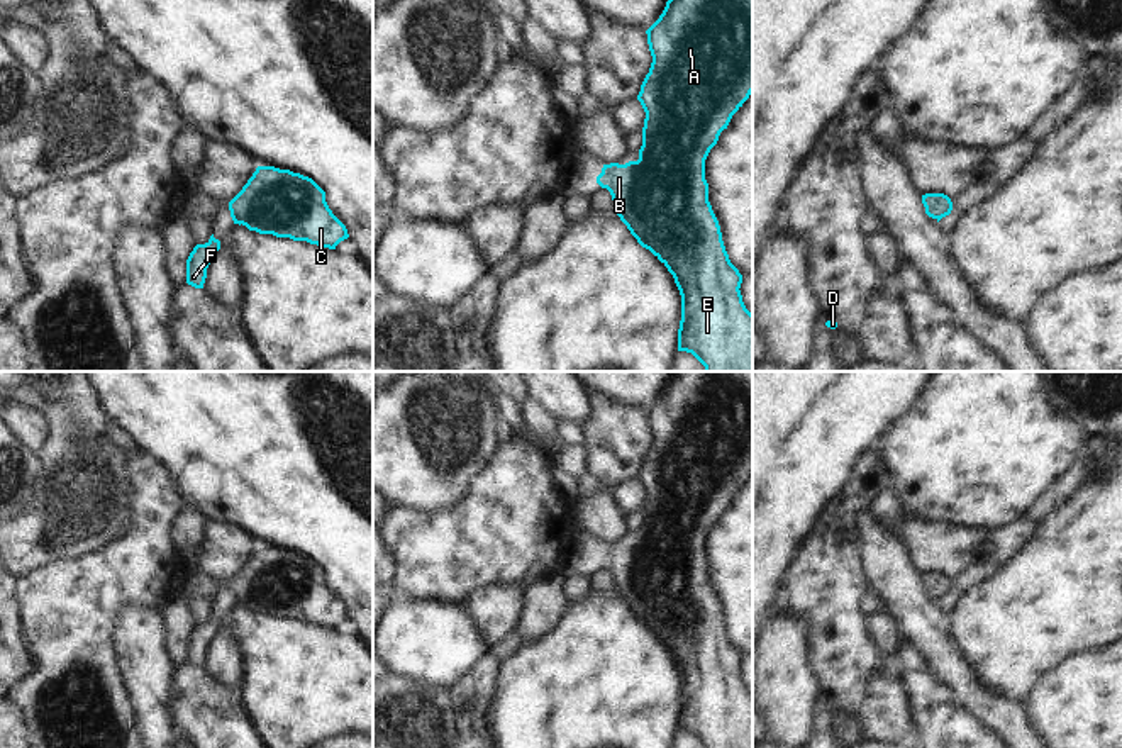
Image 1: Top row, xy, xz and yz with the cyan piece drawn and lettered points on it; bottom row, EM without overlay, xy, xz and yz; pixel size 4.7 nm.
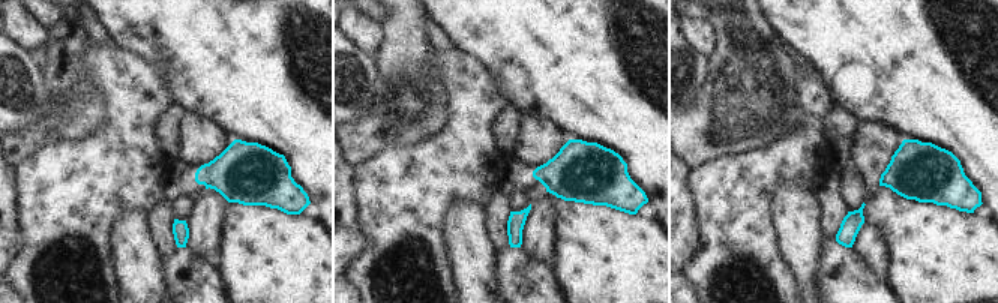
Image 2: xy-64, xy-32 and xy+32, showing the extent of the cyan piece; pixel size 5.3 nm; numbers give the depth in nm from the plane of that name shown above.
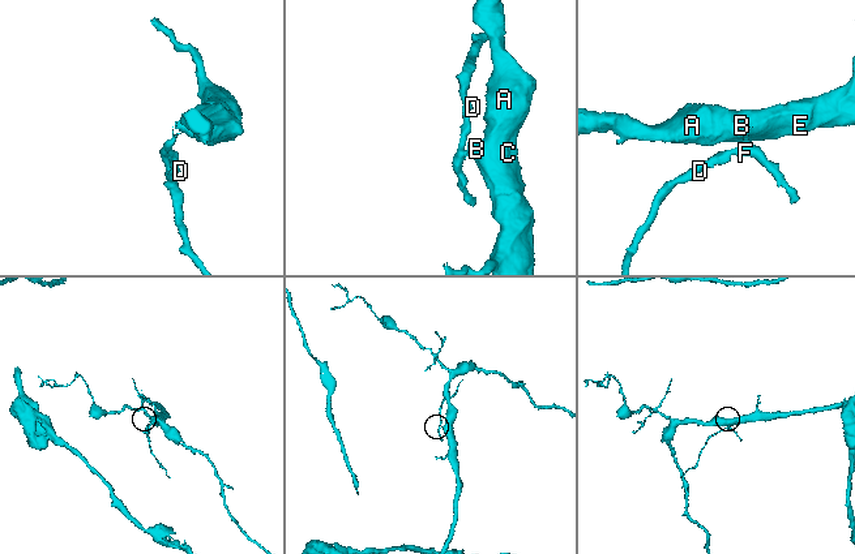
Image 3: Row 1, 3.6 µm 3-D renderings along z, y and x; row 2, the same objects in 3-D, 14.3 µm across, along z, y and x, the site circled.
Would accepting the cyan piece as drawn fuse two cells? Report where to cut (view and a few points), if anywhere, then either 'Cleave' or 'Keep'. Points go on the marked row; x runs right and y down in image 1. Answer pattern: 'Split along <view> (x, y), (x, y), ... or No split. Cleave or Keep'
Split along xy (231, 212), (238, 223). Cleave.

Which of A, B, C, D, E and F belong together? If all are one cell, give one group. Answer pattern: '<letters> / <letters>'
A B C E / D F

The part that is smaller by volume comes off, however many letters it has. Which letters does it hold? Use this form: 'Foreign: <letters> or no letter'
Foreign: D, F

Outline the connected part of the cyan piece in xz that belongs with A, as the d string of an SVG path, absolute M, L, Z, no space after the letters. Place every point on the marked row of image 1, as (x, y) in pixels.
M668 0L646 34L653 63L637 95L646 112L639 159L603 165L597 183L610 192L617 215L637 243L675 278L681 295L678 351L692 353L705 371L753 371L753 314L742 302L742 275L725 251L705 180L710 149L753 93L753 0Z

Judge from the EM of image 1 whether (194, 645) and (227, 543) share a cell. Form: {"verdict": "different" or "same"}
{"verdict": "same"}

